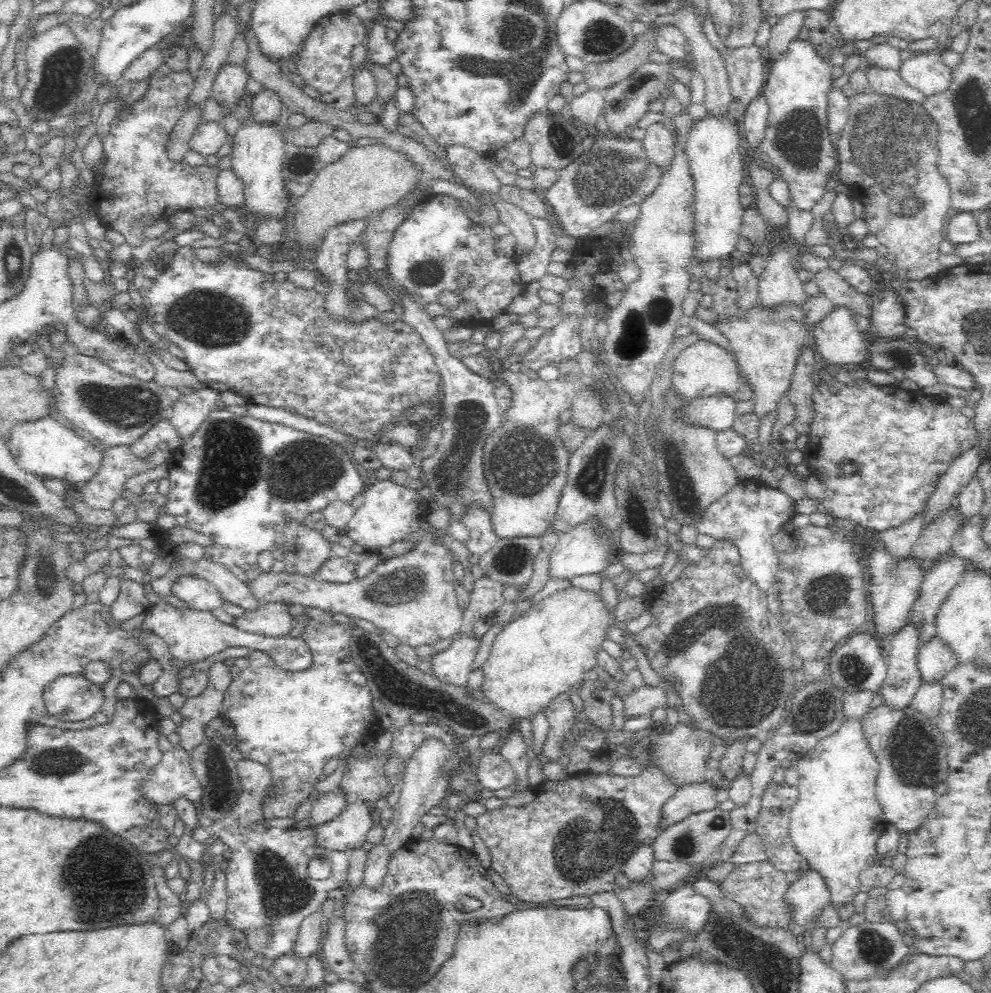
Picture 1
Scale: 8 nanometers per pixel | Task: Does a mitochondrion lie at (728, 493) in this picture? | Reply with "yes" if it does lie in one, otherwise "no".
no

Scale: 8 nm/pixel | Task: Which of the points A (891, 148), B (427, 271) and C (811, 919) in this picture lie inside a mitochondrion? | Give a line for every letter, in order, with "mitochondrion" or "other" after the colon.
A: mitochondrion
B: mitochondrion
C: other

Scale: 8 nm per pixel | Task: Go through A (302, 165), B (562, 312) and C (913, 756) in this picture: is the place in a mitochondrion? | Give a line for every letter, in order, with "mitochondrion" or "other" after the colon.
A: other
B: other
C: mitochondrion

